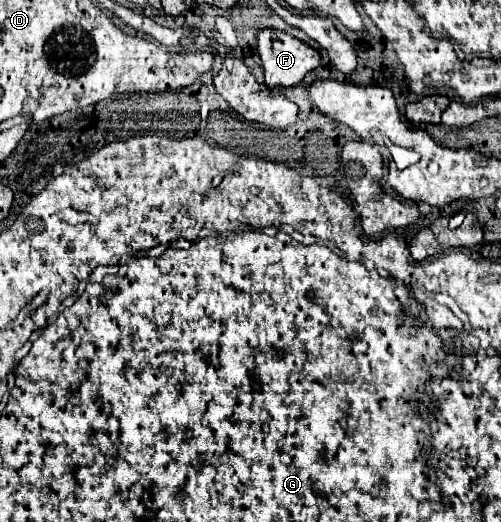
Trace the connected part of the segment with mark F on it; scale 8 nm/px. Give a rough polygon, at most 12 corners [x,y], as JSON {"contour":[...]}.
{"contour":[[259,29],[265,85],[293,87],[321,59],[281,29]]}

